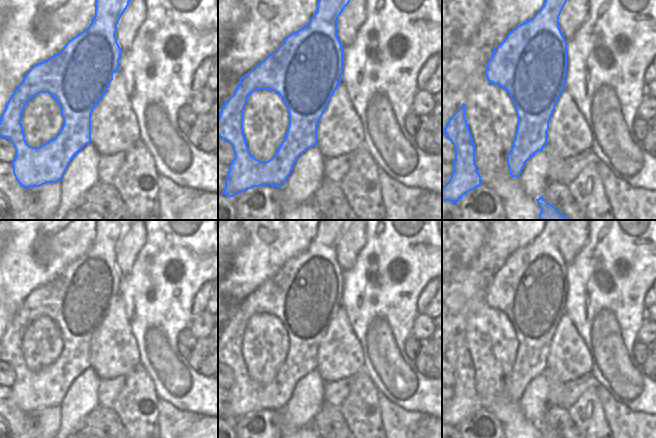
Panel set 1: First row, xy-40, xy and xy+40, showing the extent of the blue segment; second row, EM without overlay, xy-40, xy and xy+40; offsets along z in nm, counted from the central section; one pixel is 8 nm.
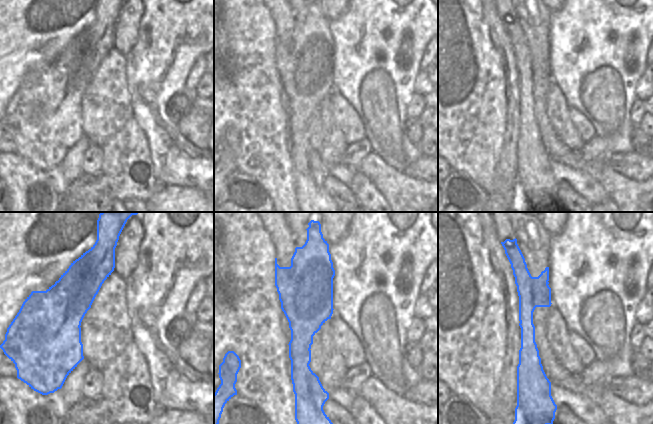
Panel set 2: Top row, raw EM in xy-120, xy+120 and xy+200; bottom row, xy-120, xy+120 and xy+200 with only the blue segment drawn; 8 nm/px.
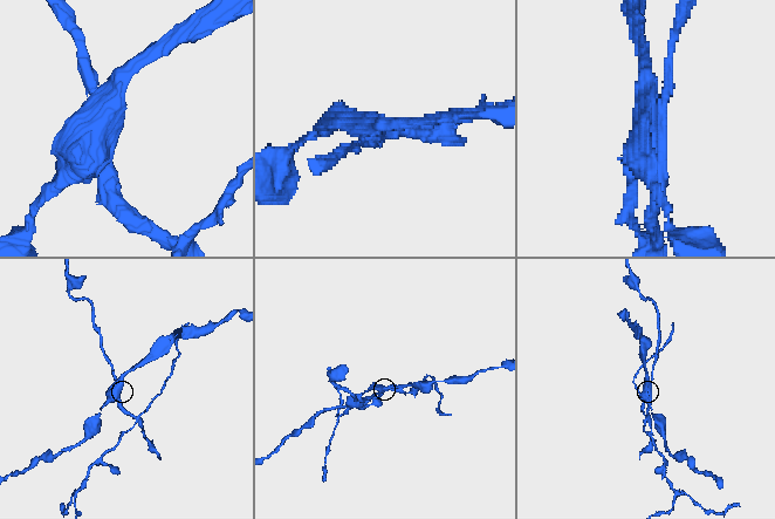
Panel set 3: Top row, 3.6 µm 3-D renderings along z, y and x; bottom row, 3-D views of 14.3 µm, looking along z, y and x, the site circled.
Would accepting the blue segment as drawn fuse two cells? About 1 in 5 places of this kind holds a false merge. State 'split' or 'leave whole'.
split

